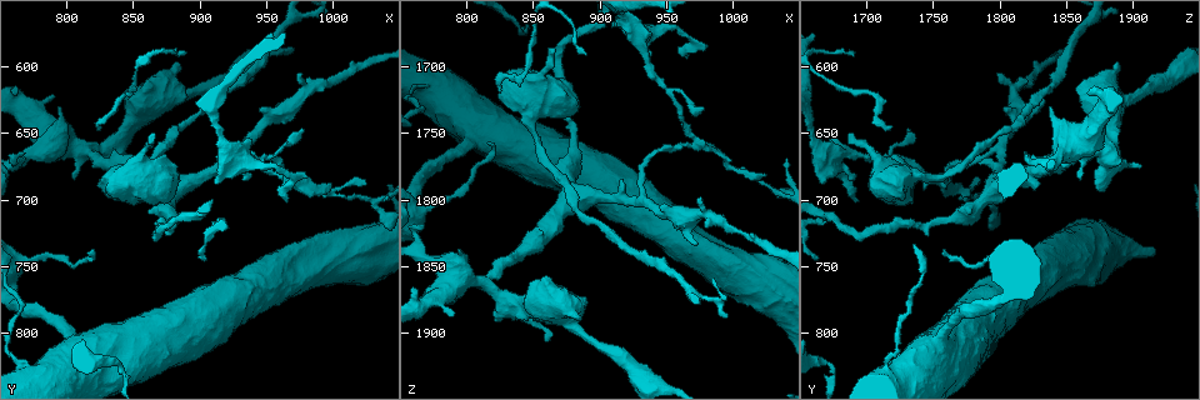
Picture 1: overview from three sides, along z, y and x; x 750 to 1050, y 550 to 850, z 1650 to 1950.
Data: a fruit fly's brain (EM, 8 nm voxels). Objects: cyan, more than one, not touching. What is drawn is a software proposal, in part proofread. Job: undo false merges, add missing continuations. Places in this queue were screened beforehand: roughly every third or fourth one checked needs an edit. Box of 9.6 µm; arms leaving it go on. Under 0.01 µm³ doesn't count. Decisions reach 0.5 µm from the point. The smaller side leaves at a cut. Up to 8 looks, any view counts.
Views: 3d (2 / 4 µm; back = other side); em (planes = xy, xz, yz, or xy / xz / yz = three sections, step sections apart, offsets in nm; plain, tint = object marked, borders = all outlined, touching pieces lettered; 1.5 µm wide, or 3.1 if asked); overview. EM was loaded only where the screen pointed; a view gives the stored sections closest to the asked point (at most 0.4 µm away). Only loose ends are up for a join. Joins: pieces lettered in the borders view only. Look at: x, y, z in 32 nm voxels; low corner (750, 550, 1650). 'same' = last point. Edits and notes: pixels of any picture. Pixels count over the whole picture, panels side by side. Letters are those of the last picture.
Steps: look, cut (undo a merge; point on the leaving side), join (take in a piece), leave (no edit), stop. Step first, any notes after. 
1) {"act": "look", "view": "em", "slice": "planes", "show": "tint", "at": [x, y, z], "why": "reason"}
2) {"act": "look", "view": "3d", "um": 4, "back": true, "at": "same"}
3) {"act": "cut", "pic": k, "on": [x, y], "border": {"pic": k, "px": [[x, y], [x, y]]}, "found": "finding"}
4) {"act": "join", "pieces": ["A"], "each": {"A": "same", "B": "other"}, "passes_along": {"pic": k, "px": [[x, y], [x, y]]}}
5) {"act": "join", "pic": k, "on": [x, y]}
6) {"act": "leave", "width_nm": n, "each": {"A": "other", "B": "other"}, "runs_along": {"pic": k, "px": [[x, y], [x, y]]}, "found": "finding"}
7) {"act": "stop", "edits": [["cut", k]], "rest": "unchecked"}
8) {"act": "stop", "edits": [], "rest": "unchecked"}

{"act": "look", "view": "em", "slice": "planes", "show": "borders", "at": [864, 648, 1692]}

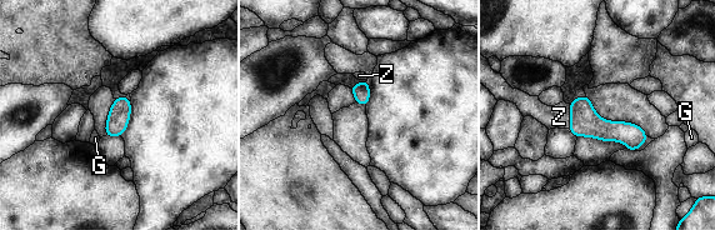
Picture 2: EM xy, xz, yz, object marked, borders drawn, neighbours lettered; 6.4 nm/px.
{"act": "join", "pieces": ["Z"], "longest_contact_nm": ["Z", 160], "each": {"G": "other", "Z": "same"}, "passes_along": {"pic": 2, "px": [[585, 121], [571, 116], [559, 116]]}, "found": "it goes on there"}

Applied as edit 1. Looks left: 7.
{"act": "look", "view": "overview"}

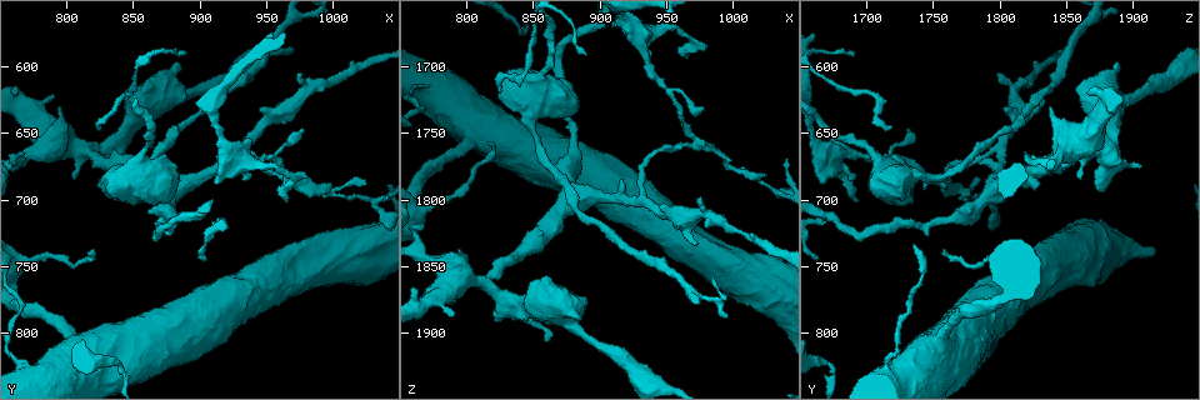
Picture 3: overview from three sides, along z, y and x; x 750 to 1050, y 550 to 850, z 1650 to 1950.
{"act": "look", "view": "em", "slice": "yz", "step": 4, "show": "tint", "at": [964, 634, 1812], "why": "a fork"}

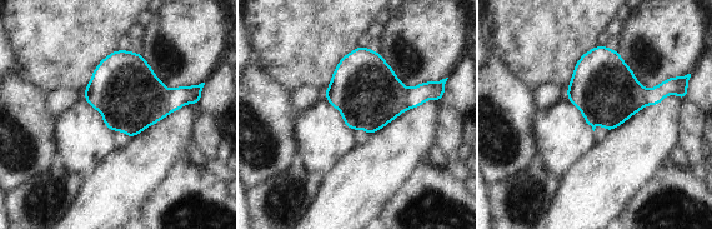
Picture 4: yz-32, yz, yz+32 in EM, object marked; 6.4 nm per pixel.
{"act": "look", "view": "em", "slice": "planes", "show": "tint", "at": "same", "why": "cut it another way"}

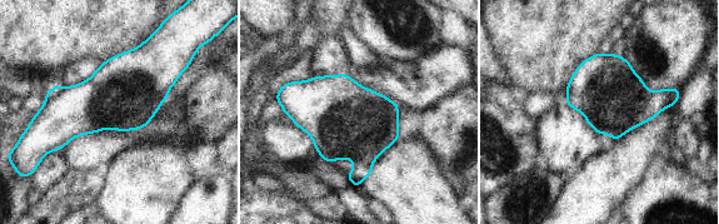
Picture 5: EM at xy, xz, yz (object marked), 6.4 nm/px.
{"act": "look", "view": "em", "slice": "planes", "show": "borders", "at": "same"}

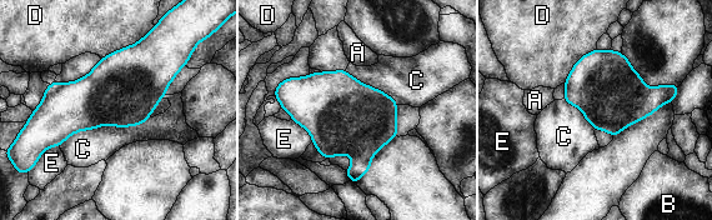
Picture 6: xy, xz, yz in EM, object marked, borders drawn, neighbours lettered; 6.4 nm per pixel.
{"act": "leave", "each": {"A": "other", "B": "other", "C": "other", "D": "other", "E": "other"}, "border": {"pic": 6, "px": [[149, 115], [59, 145]]}, "found": "all the same neuron"}

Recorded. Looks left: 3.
{"act": "look", "view": "3d", "um": 4, "back": true, "at": [980, 650, 1732], "why": "thin end"}

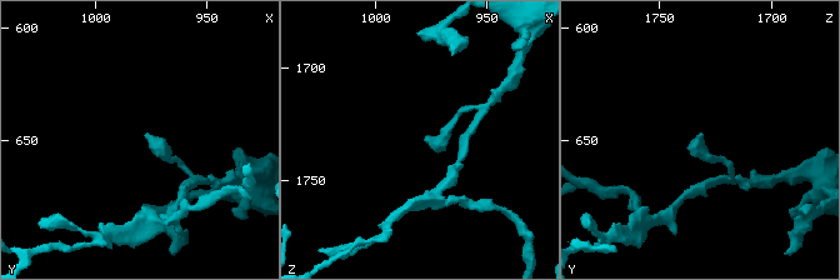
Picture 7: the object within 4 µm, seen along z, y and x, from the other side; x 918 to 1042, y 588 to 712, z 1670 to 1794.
{"act": "look", "view": "em", "slice": "planes", "show": "tint", "at": [979, 649, 1732]}

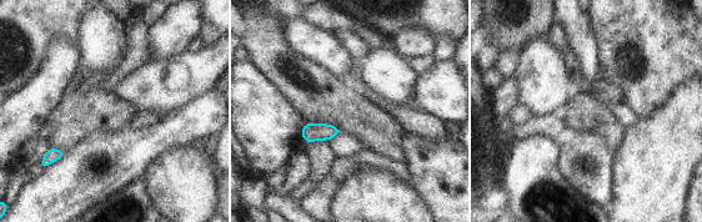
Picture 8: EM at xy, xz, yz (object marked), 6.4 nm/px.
{"act": "look", "view": "em", "slice": "planes", "show": "borders", "at": "same", "why": "what lies round it"}

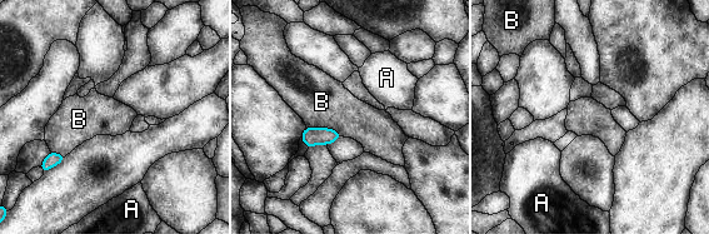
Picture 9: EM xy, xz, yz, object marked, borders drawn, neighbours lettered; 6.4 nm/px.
{"act": "leave", "each": {"A": "other", "B": "other"}, "border": {"pic": 9, "px": [[306, 127], [326, 127], [343, 135]]}, "found": "no lettered piece goes on from it"}

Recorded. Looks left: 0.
{"act": "stop", "edits": [["join", 2]], "rest": "unchecked"}

